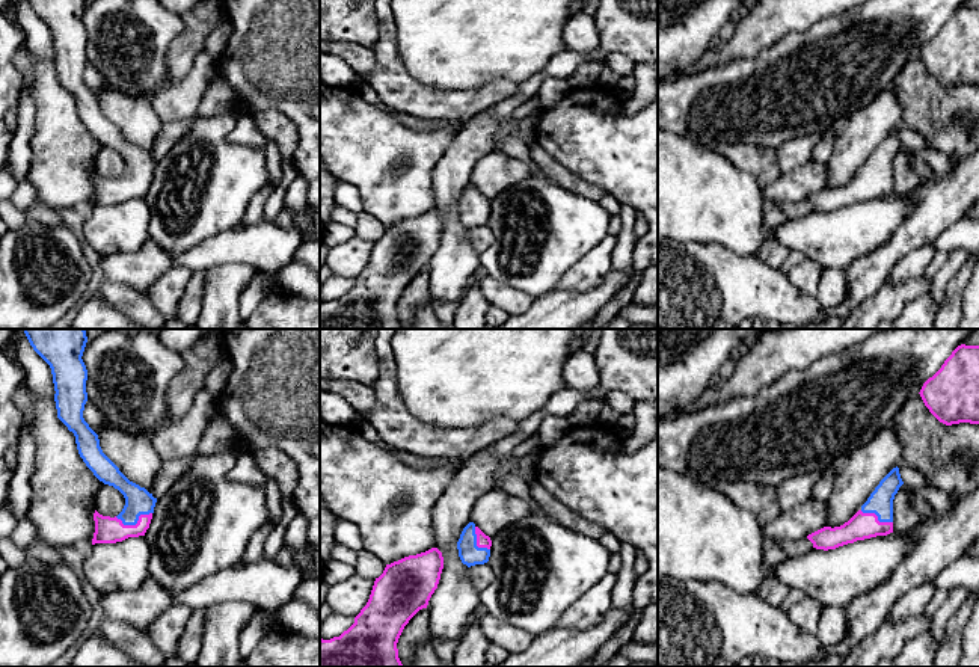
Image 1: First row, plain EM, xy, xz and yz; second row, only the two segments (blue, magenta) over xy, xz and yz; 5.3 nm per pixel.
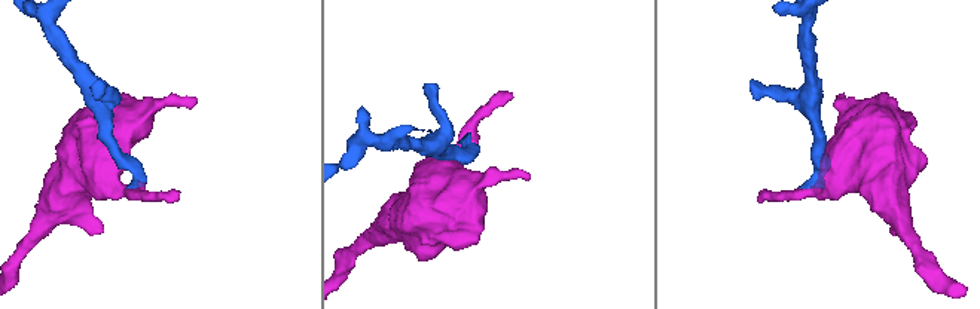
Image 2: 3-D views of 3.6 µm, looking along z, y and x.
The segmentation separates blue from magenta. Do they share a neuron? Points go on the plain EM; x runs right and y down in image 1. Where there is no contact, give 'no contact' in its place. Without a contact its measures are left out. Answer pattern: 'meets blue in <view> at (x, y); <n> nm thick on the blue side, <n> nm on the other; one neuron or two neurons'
meets blue in xy at (135, 186); 140 nm thick on the blue side, 140 nm on the other; one neuron

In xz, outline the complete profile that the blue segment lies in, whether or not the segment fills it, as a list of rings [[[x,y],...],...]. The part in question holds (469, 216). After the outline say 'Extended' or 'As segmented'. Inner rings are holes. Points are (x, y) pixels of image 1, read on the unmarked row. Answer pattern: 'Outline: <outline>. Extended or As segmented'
Outline: [[[469,184],[457,204],[459,219],[468,229],[484,226],[490,219],[492,202],[474,184]]]. Extended

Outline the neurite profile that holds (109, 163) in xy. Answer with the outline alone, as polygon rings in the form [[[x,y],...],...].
[[[103,146],[95,157],[95,172],[103,178],[115,180],[125,168],[124,157],[113,148]]]

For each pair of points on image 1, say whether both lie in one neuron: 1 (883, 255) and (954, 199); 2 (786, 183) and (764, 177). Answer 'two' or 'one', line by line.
1: one
2: two

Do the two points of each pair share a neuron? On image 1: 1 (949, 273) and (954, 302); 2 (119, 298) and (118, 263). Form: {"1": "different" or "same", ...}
{"1": "different", "2": "different"}

